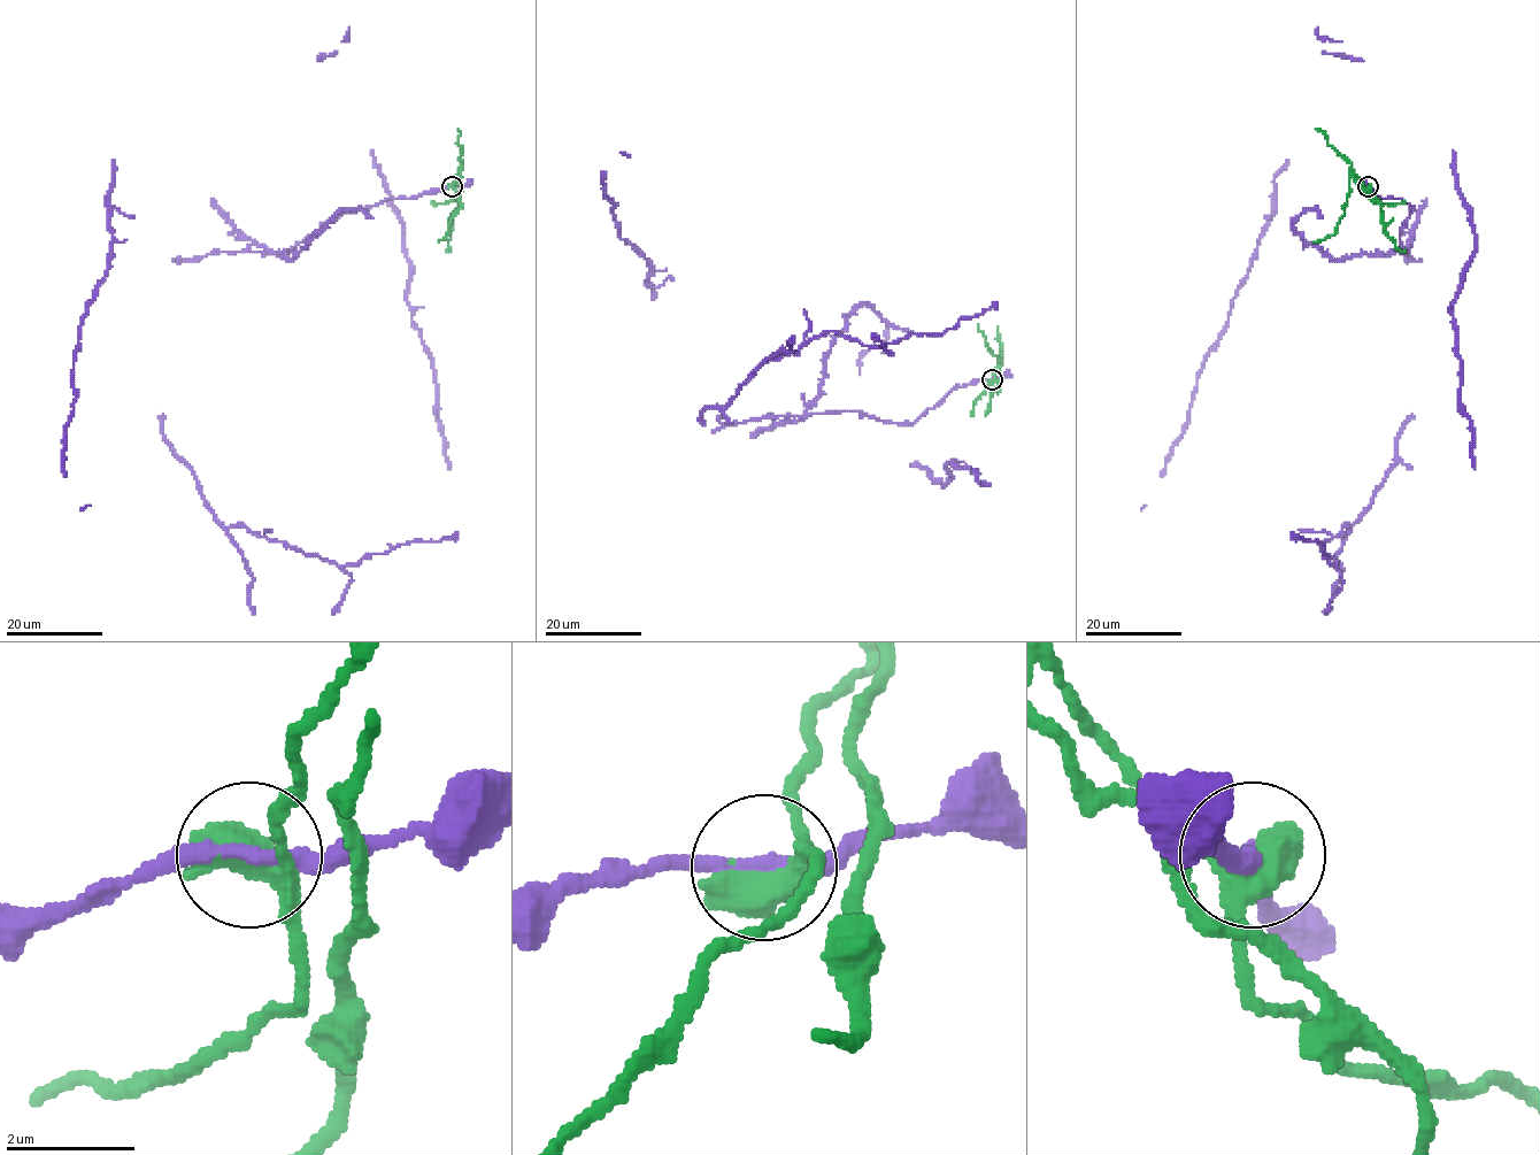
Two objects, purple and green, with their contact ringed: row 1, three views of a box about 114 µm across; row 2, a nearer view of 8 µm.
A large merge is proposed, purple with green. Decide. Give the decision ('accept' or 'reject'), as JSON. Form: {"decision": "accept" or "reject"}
{"decision": "reject"}

